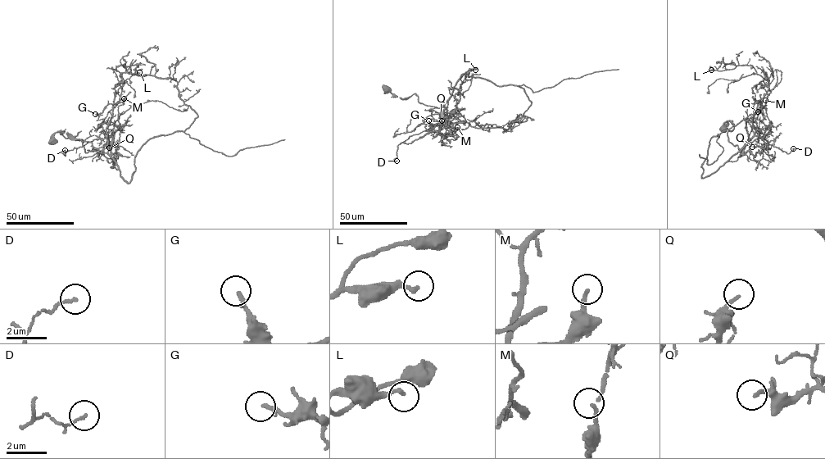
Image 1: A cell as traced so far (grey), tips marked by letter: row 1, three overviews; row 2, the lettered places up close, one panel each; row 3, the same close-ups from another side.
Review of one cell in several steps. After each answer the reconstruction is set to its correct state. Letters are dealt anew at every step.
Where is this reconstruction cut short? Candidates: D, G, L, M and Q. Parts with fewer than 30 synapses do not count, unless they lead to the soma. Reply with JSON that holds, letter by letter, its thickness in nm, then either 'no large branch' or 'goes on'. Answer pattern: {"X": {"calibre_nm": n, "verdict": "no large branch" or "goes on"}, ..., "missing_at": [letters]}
{"D": {"calibre_nm": 80, "verdict": "no large branch"}, "G": {"calibre_nm": 200, "verdict": "no large branch"}, "L": {"calibre_nm": 190, "verdict": "no large branch"}, "M": {"calibre_nm": 180, "verdict": "no large branch"}, "Q": {"calibre_nm": 150, "verdict": "no large branch"}, "missing_at": []}

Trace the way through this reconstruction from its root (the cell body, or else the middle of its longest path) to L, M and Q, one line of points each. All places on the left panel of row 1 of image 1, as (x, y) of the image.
L: (52, 142), (62, 132), (107, 153), (129, 183), (143, 144), (197, 116), (176, 81), (122, 65), (139, 72)
M: (52, 142), (56, 133), (62, 132), (79, 139), (86, 152), (106, 153), (106, 129), (112, 109), (124, 98)
Q: (52, 142), (56, 133), (62, 132), (79, 139), (86, 152), (111, 154), (112, 136), (106, 143), (109, 147)

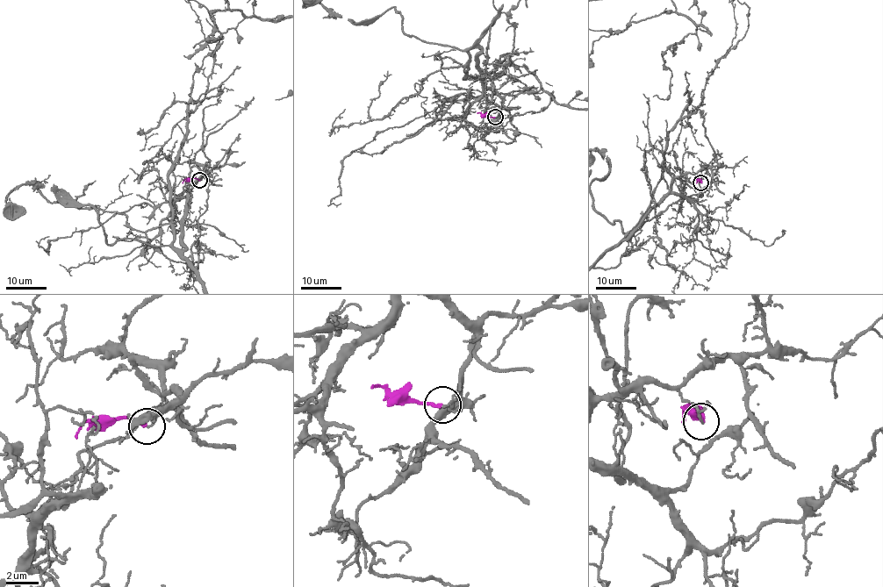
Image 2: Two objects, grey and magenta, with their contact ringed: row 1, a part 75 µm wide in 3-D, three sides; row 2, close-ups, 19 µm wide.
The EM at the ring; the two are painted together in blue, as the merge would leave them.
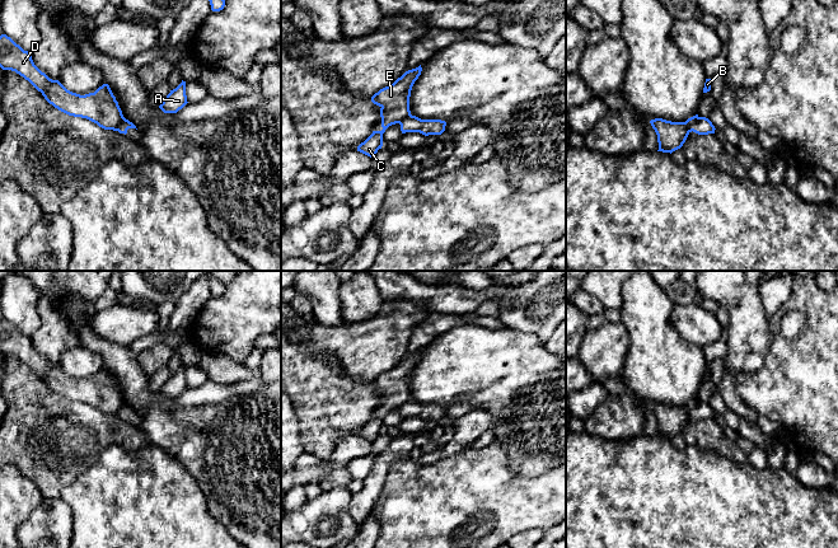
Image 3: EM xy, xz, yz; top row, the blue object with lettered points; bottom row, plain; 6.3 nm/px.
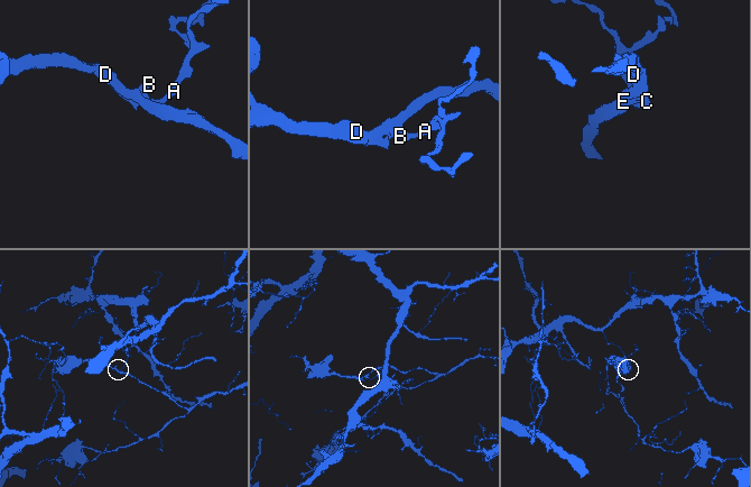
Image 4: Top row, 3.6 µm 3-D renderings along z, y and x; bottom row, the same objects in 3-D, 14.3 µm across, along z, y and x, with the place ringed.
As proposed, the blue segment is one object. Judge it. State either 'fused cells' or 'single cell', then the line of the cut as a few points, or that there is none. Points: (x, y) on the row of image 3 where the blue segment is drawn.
fused cells | yz (700, 117), (693, 131)

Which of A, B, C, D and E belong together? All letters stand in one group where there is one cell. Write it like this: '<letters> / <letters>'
A / B C D E

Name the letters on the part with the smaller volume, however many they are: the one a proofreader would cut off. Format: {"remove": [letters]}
{"remove": ["B", "C", "D", "E"]}

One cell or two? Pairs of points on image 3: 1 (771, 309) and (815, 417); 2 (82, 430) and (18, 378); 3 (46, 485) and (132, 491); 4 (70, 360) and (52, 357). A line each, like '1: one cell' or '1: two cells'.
1: two cells
2: one cell
3: two cells
4: two cells

